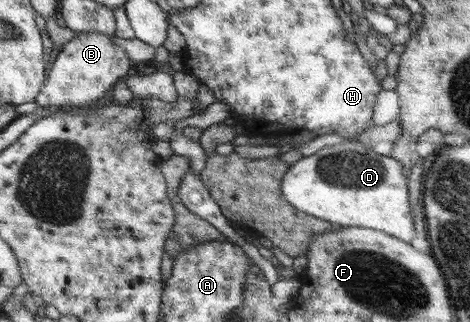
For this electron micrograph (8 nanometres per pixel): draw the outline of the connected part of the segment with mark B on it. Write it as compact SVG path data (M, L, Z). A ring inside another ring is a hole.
M95 32L77 33L55 52L49 79L46 79L45 86L35 99L38 105L53 109L89 109L107 101L106 93L110 91L110 87L118 86L130 69L130 59L126 57L122 47L112 42L111 37Z

